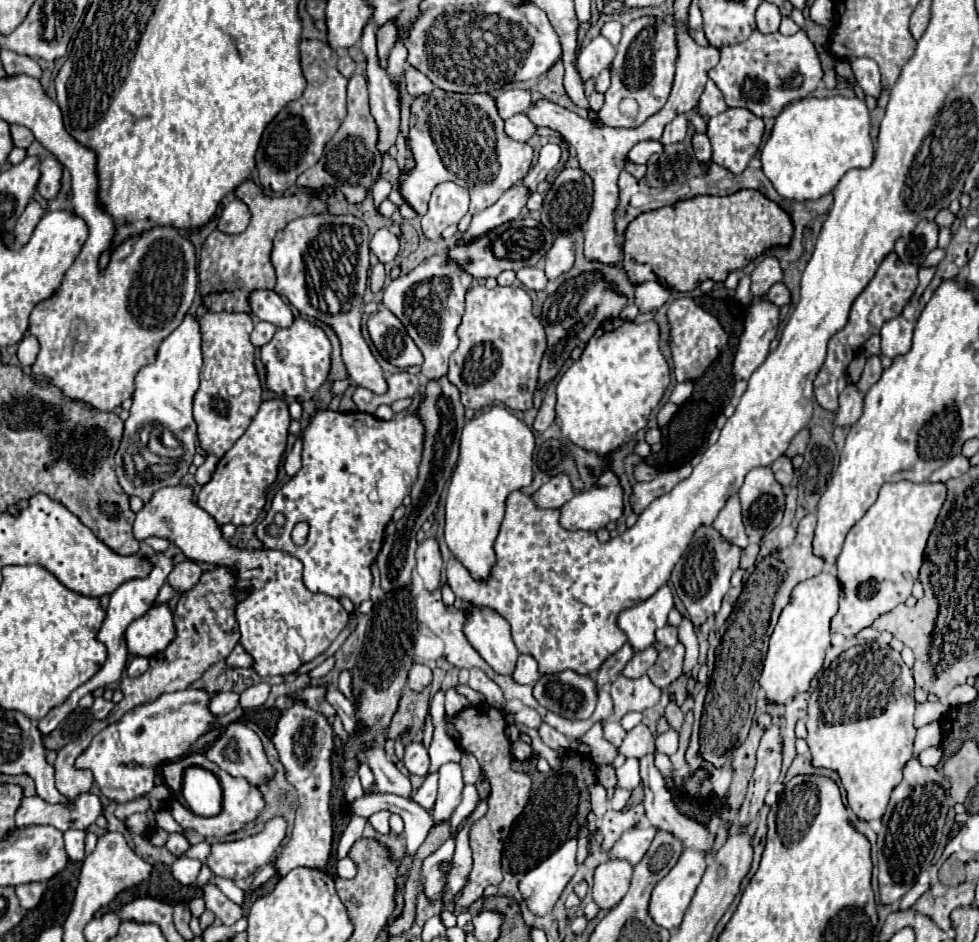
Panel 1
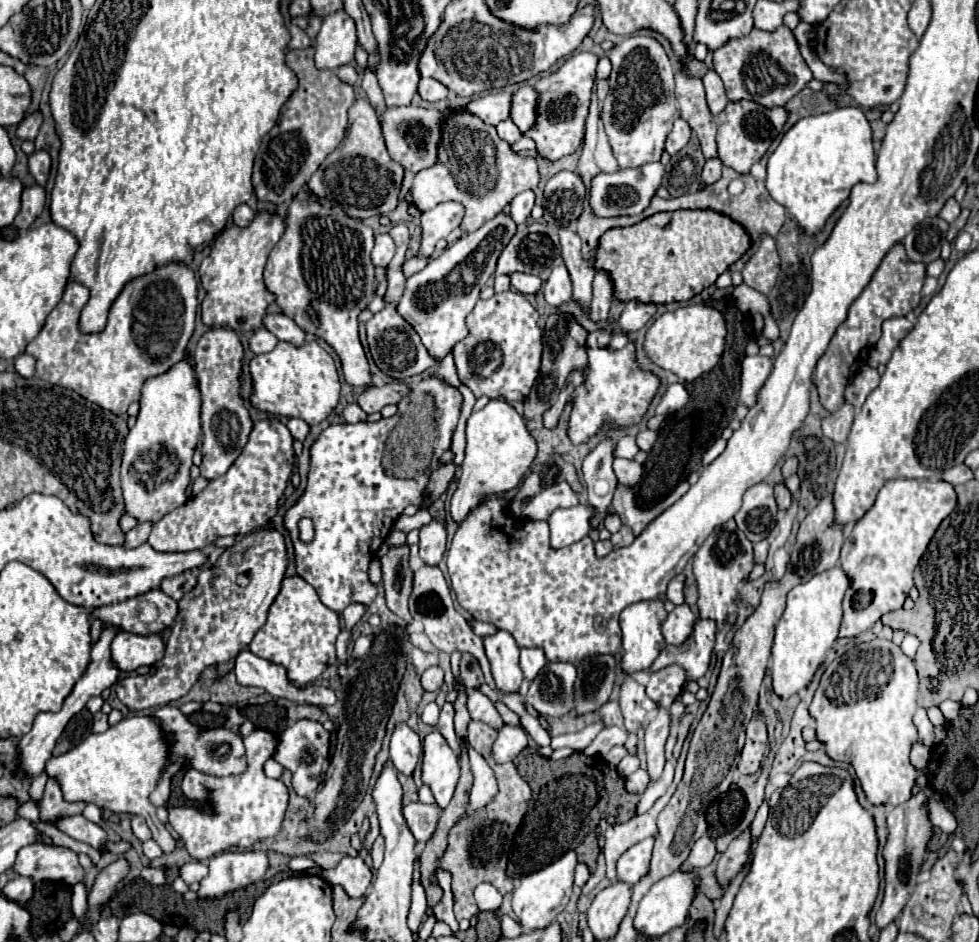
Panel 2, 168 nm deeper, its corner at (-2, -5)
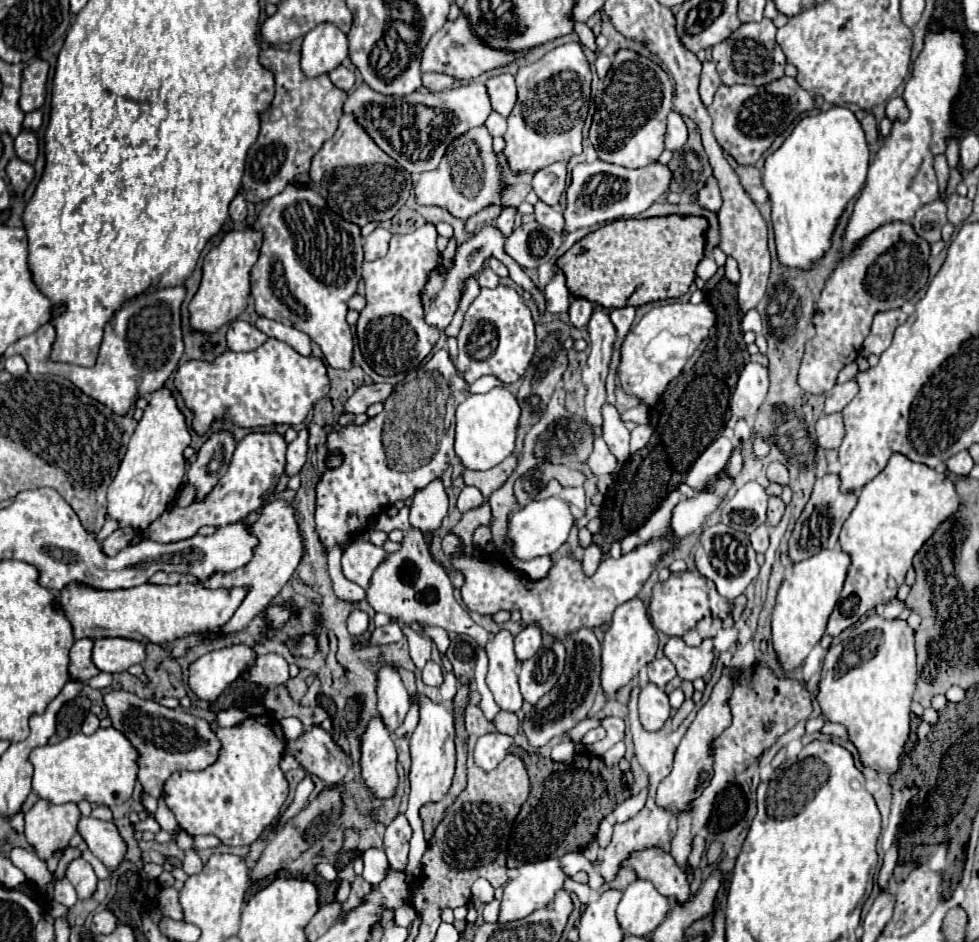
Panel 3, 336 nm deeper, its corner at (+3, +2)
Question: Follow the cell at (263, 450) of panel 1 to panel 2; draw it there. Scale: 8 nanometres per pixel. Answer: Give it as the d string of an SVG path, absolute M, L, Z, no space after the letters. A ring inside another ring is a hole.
M264 418L254 424L250 440L230 466L226 474L190 498L186 504L168 512L152 528L148 544L158 552L190 552L202 550L228 534L250 534L262 528L278 510L278 498L282 496L294 468L292 434L278 418Z

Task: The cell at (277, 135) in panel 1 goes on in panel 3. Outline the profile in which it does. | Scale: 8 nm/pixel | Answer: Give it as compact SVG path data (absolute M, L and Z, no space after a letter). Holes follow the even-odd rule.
M269 47L259 53L259 63L273 73L275 97L261 115L259 137L245 161L243 197L251 203L275 197L295 175L309 171L313 155L335 133L347 97L347 93L337 89L327 75L307 79L299 67L299 53Z

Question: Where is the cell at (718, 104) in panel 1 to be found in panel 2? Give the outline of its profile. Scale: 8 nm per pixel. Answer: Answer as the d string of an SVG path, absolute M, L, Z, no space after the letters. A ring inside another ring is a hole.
M710 70L706 76L704 76L704 88L706 88L706 100L708 100L708 108L714 116L718 116L726 104L728 104L728 98L726 98L726 90L724 90L724 84L720 80L720 76Z

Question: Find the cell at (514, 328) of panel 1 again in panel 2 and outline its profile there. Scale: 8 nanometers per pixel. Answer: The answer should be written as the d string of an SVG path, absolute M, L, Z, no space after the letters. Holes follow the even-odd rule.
M508 290L502 294L494 294L488 300L478 300L474 310L466 318L466 324L470 330L468 336L454 346L454 364L460 382L466 384L476 398L488 396L506 402L522 402L530 394L536 376L540 375L543 352L543 333L538 326L538 312L534 310L534 306L524 298L524 294Z

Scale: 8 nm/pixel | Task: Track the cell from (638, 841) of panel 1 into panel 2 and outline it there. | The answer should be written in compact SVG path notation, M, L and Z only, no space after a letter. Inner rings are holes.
M646 838L646 840L634 844L632 848L628 848L618 858L618 878L622 882L628 882L630 886L634 886L640 880L640 876L644 876L648 872L652 844L654 844L654 838Z

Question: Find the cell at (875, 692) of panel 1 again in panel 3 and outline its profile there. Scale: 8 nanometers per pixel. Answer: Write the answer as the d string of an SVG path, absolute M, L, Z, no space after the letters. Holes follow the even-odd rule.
M869 615L853 627L847 641L829 647L817 693L823 715L849 729L849 741L859 749L863 765L879 765L887 775L899 769L899 755L909 737L909 705L917 683L913 635L903 619Z

